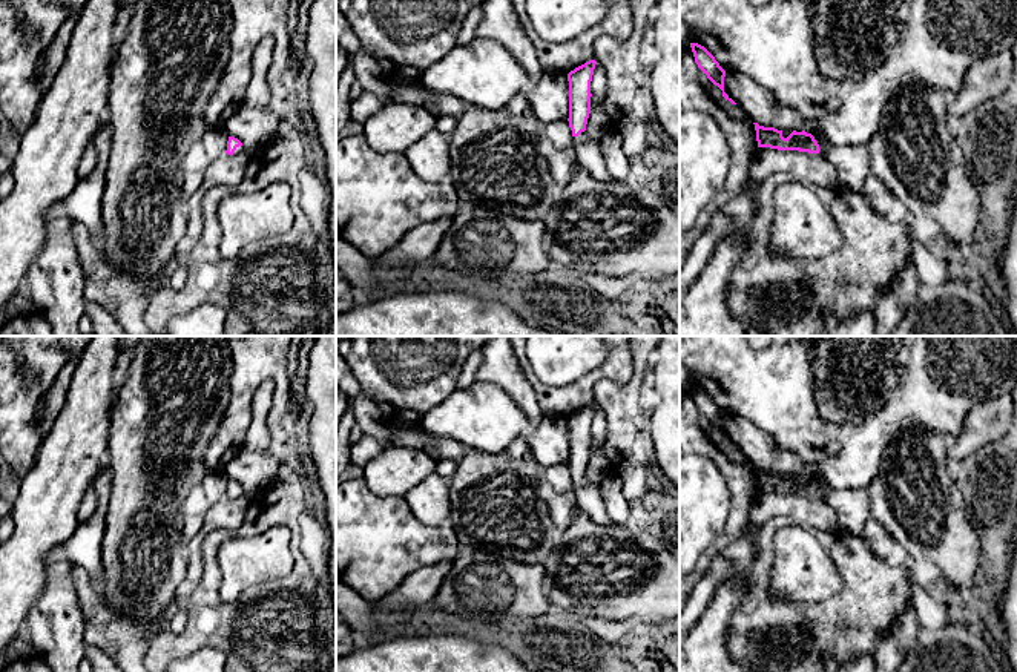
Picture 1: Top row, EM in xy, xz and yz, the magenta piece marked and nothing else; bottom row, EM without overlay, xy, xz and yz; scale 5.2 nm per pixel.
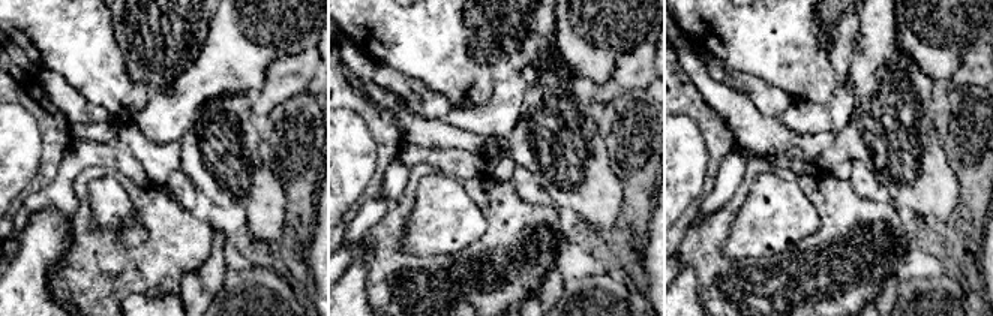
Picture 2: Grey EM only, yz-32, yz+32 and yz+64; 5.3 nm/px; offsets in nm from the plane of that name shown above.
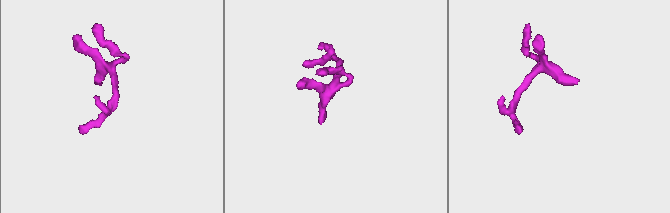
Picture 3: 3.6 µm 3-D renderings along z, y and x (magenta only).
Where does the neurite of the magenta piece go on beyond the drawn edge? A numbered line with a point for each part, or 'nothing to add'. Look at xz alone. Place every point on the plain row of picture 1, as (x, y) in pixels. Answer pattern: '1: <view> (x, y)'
1: xz (589, 500)

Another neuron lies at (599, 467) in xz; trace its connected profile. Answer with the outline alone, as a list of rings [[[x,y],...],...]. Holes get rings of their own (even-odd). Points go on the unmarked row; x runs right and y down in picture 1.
[[[598,407],[594,413],[591,437],[591,457],[587,462],[584,480],[591,485],[600,485],[601,480],[609,476],[611,463],[604,454],[604,445],[607,437],[607,419]]]

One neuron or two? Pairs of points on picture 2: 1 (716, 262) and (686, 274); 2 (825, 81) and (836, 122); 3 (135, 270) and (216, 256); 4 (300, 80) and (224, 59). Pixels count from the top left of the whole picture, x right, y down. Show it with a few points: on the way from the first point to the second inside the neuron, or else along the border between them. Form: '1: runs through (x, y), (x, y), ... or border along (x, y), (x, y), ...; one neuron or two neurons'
1: border along (683, 267), (695, 270), (698, 297), (701, 300); two neurons
2: border along (839, 80), (833, 95), (825, 102), (795, 101); two neurons
3: border along (215, 229), (210, 255), (182, 280); two neurons
4: border along (278, 57), (269, 66), (264, 84), (254, 96); two neurons

